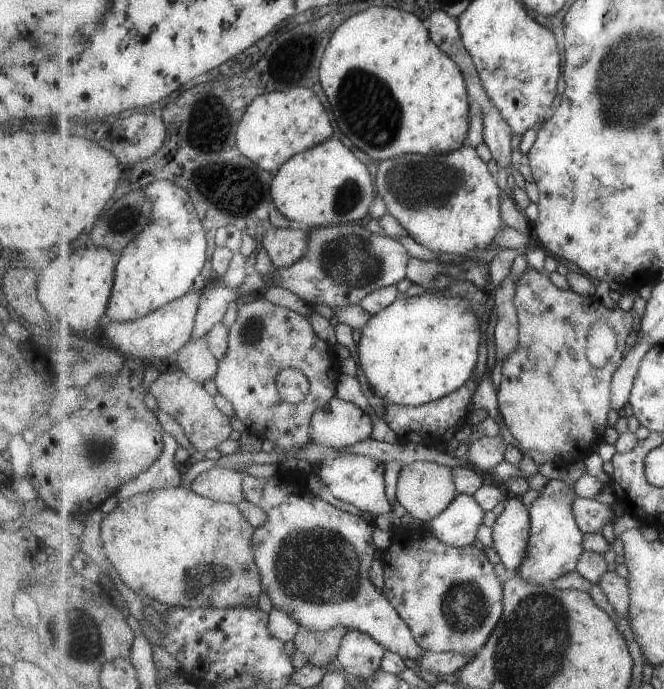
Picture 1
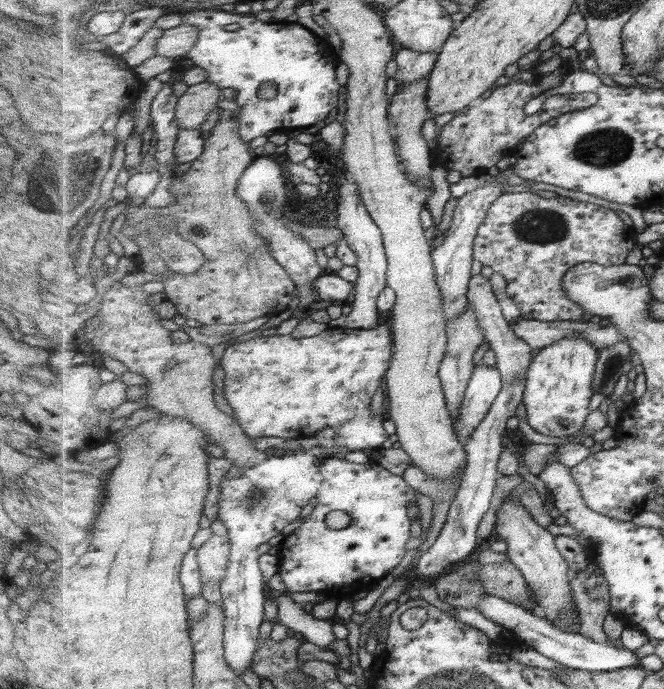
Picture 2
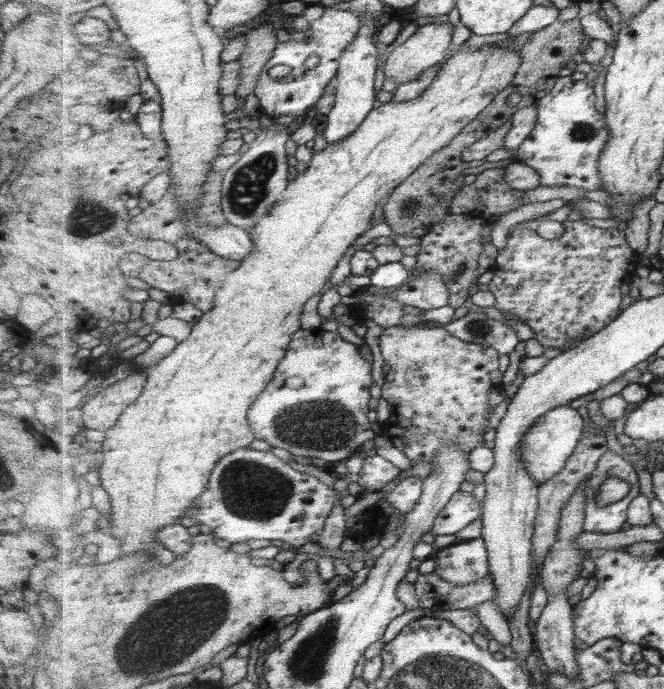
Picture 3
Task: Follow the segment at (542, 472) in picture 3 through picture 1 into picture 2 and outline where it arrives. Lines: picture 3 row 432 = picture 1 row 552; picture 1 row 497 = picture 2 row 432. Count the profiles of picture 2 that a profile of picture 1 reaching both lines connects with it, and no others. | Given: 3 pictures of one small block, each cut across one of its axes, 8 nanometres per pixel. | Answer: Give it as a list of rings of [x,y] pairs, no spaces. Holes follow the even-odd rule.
[[[587,337],[561,339],[537,353],[525,378],[523,402],[528,424],[545,436],[569,437],[581,432],[590,416],[593,381],[600,351]]]

